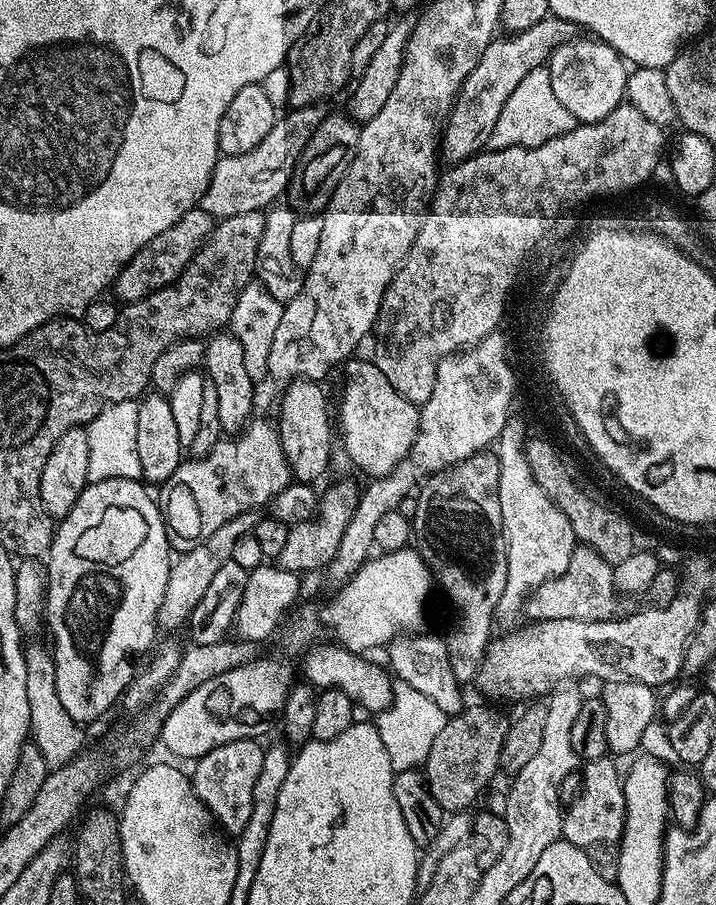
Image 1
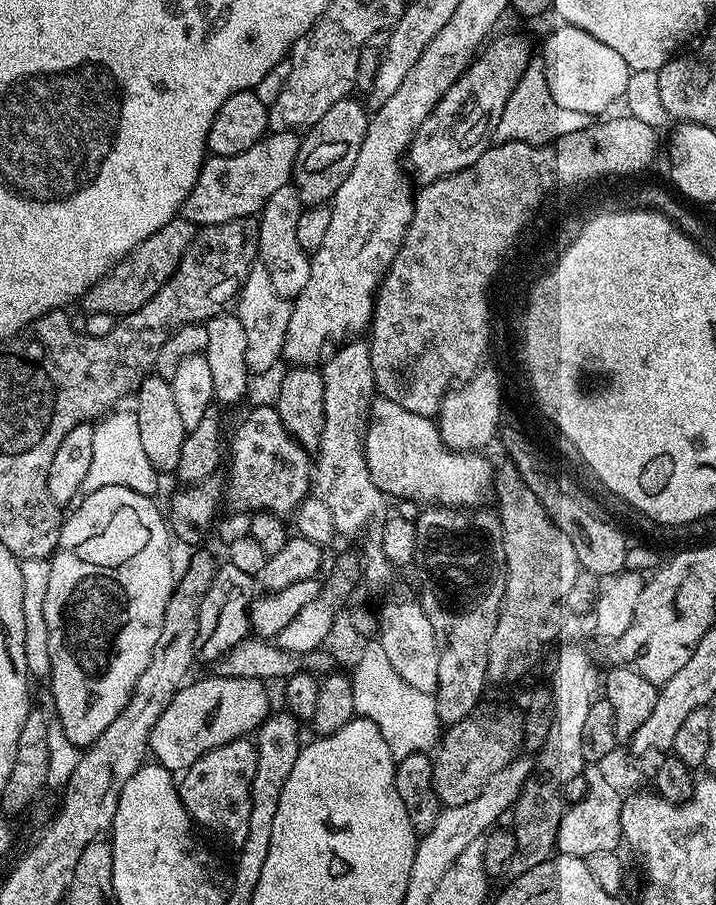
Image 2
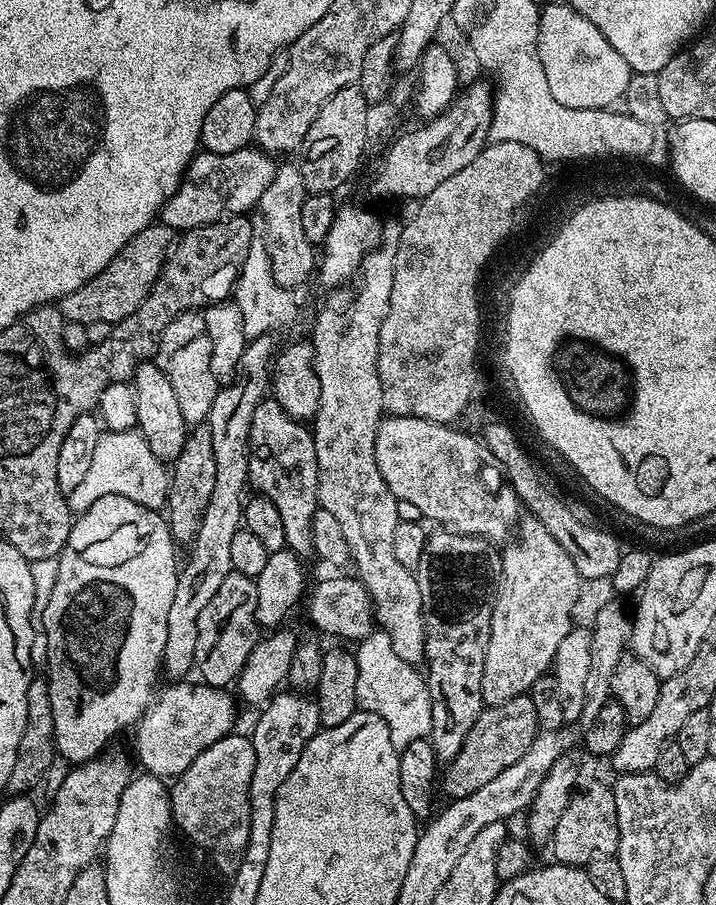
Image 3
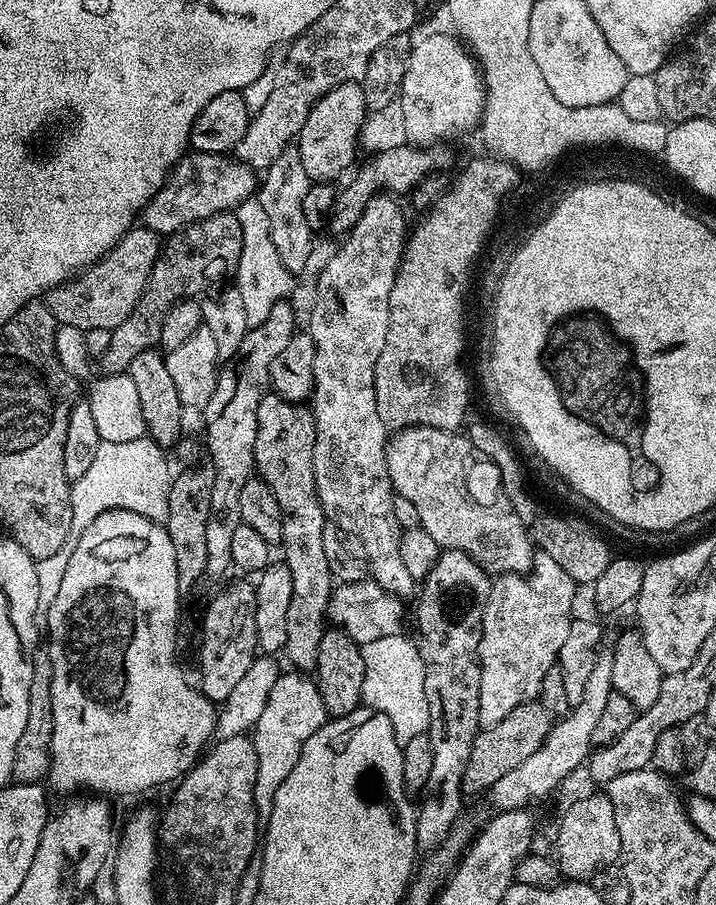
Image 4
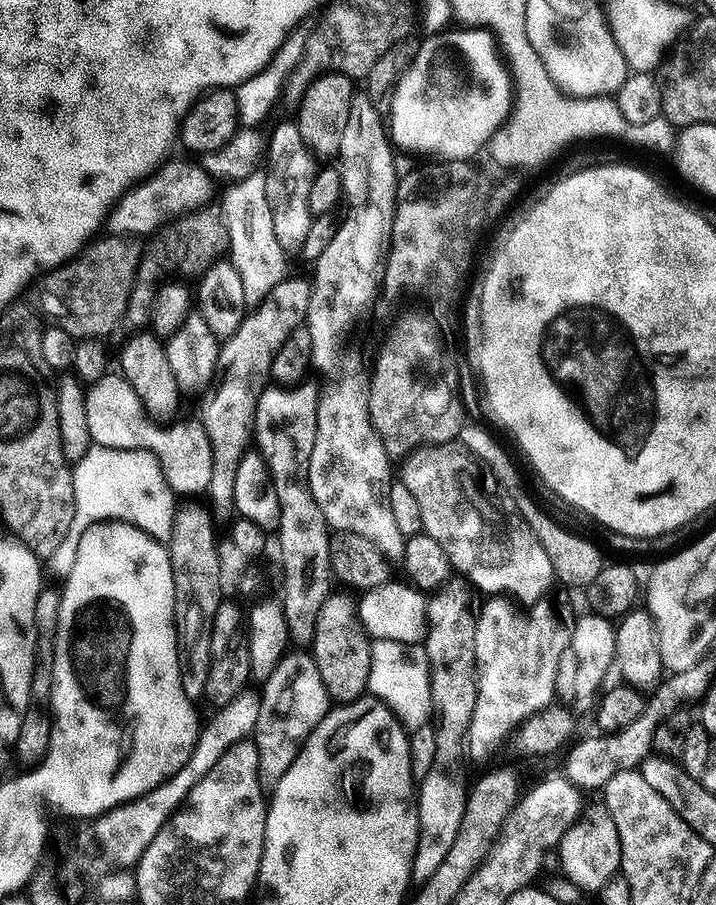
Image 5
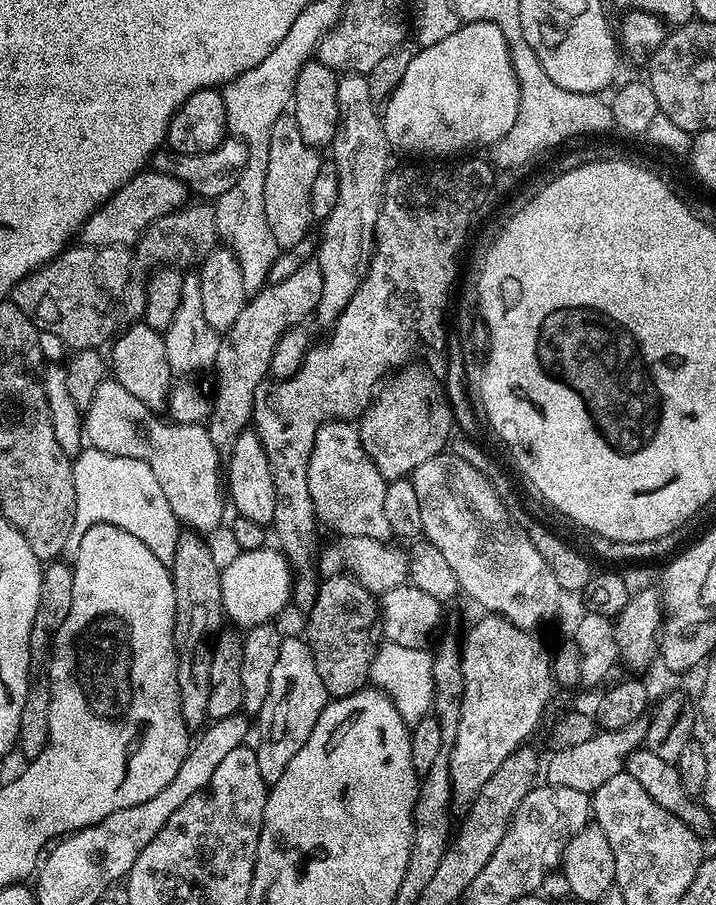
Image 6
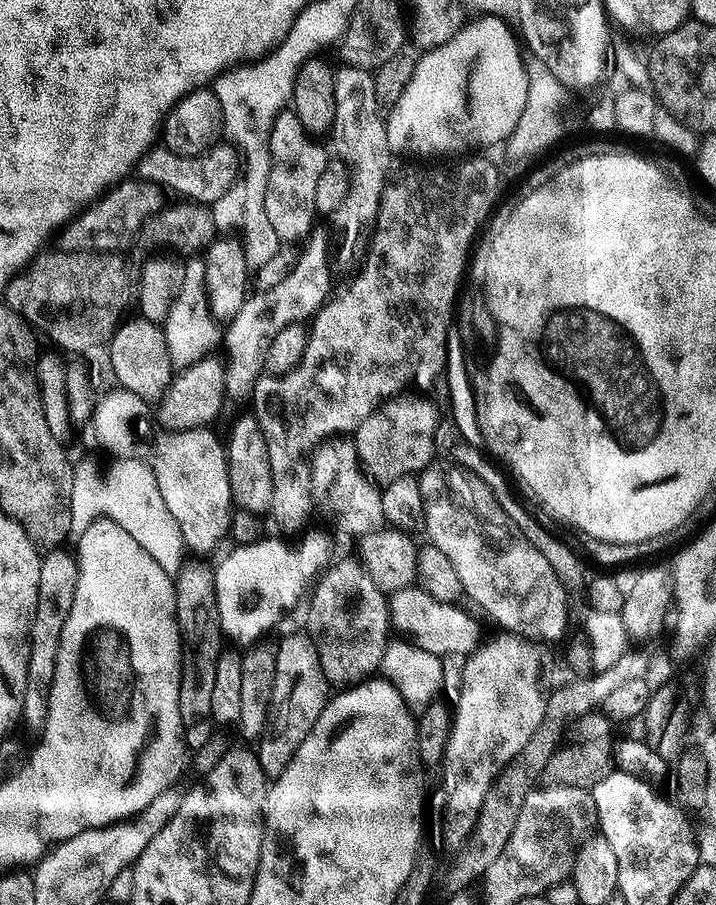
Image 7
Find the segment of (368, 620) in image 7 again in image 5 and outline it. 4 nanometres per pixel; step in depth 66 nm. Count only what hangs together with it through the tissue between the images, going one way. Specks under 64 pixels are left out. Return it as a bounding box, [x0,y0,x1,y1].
[310,594,372,705]

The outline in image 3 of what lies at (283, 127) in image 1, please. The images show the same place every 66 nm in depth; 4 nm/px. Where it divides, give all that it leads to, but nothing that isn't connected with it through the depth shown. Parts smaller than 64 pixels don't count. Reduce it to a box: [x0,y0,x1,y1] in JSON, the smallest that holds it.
[159,146,277,234]

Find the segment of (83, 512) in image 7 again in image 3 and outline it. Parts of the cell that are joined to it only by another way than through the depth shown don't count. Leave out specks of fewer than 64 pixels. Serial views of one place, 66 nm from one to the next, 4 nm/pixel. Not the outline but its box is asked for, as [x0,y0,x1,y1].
[67,430,170,514]

